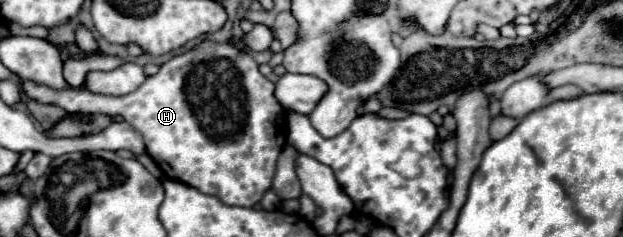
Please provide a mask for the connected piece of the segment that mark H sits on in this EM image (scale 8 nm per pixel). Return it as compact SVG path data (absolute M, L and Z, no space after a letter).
M204 40L196 44L192 50L162 64L160 72L148 76L138 90L120 98L92 94L86 88L54 90L32 80L20 80L20 86L28 98L42 104L60 106L66 112L78 112L78 108L82 108L82 112L106 112L110 116L122 116L130 126L142 132L146 152L154 158L166 178L184 182L204 194L218 196L230 206L254 206L262 200L264 192L272 186L276 160L286 142L286 116L274 98L274 84L258 72L258 64L250 54L224 42Z

